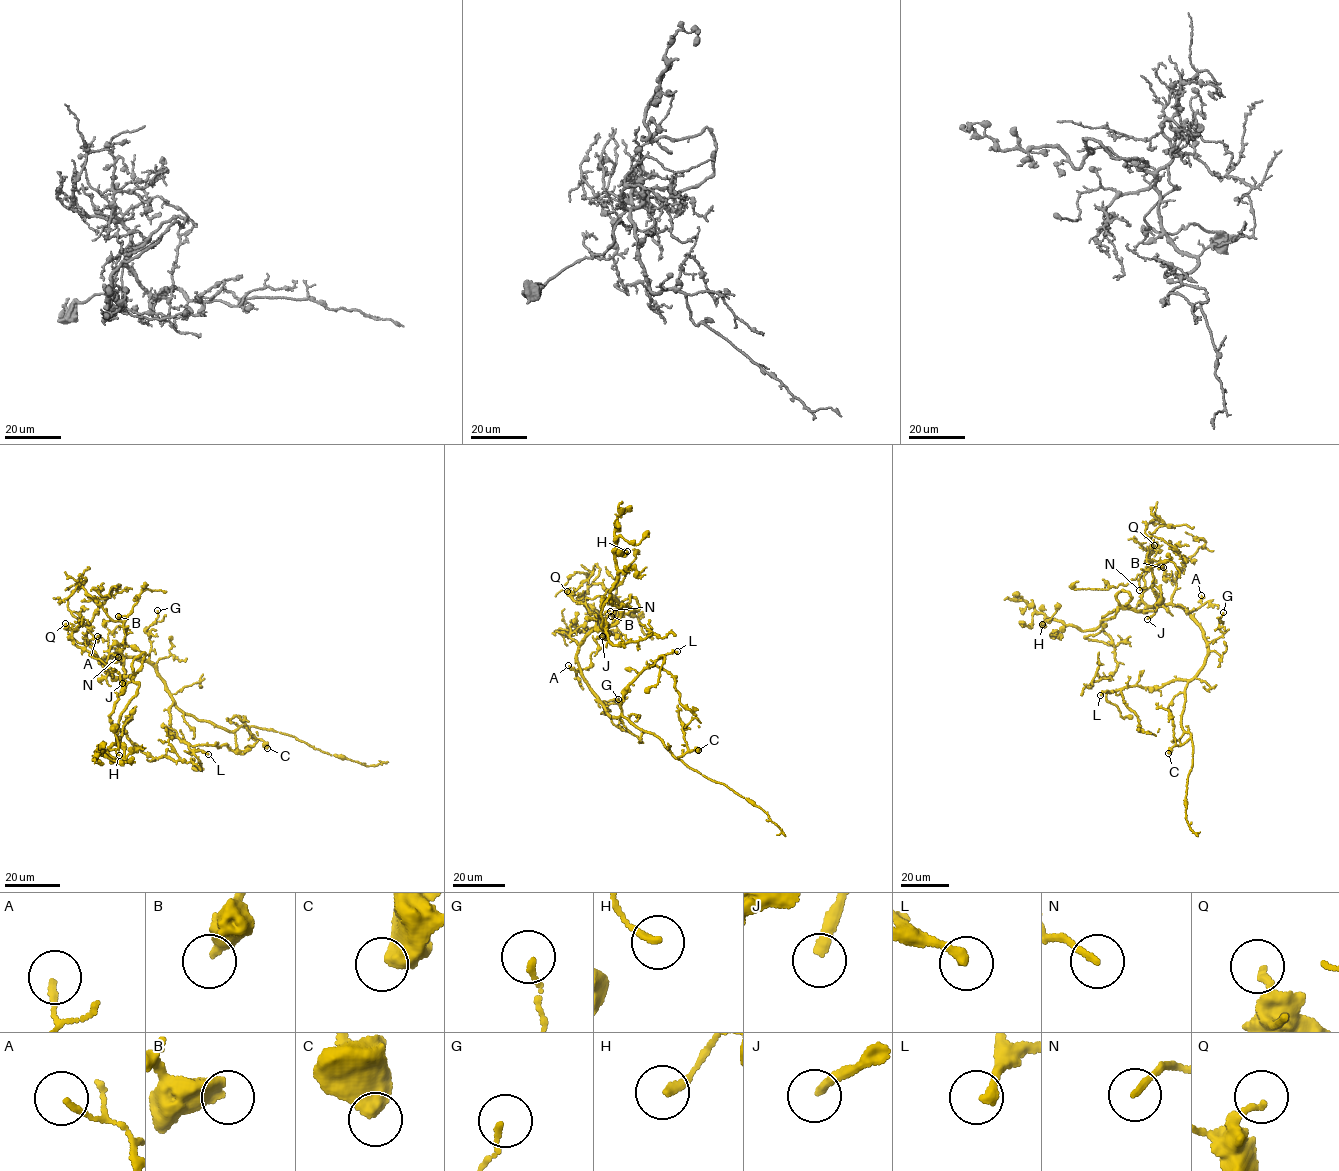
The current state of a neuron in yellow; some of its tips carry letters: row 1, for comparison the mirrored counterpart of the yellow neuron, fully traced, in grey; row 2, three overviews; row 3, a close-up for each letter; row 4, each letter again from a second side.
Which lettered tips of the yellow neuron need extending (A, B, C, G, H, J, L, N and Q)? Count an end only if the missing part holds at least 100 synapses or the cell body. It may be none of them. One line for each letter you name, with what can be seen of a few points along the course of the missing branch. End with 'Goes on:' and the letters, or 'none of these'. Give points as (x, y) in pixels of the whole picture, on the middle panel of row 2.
J: (602, 636), (601, 629), (596, 636), (599, 645), (607, 648), (611, 669), (589, 663), (565, 687), (539, 698)
Goes on: J

